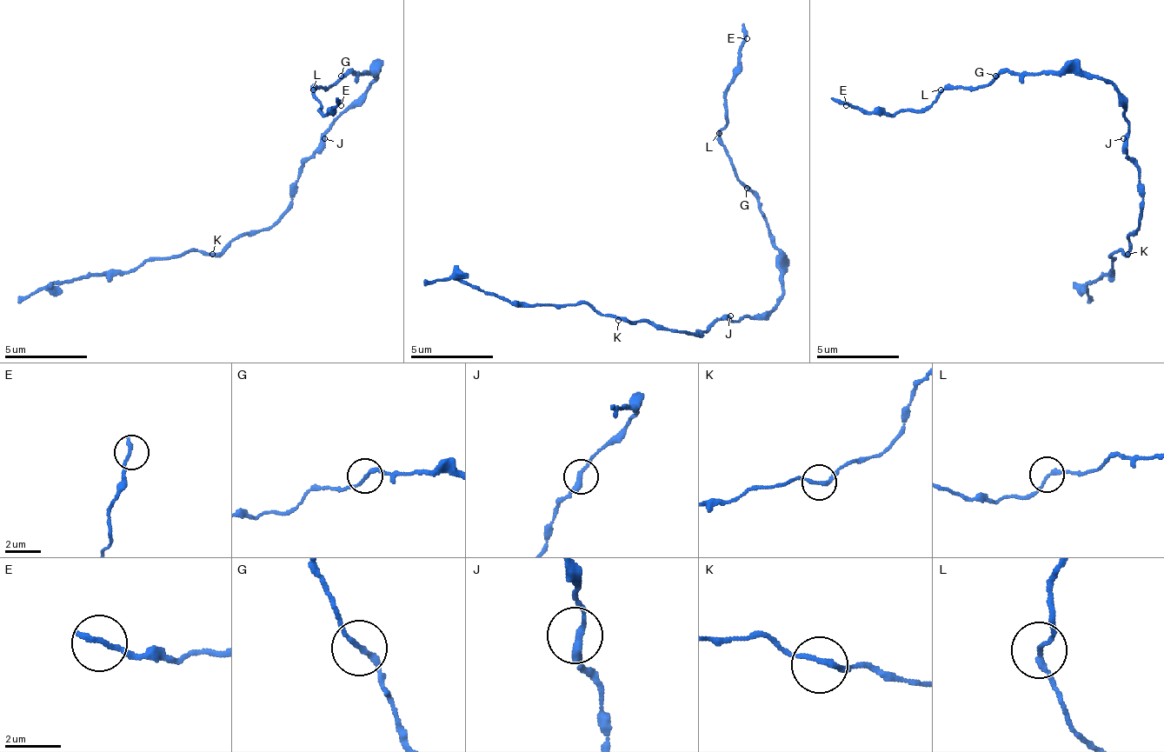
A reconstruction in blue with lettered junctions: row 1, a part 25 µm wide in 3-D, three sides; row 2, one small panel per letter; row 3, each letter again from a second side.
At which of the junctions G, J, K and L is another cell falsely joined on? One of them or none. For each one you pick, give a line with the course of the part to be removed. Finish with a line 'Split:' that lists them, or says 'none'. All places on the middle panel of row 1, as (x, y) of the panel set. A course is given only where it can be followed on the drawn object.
Split: none

